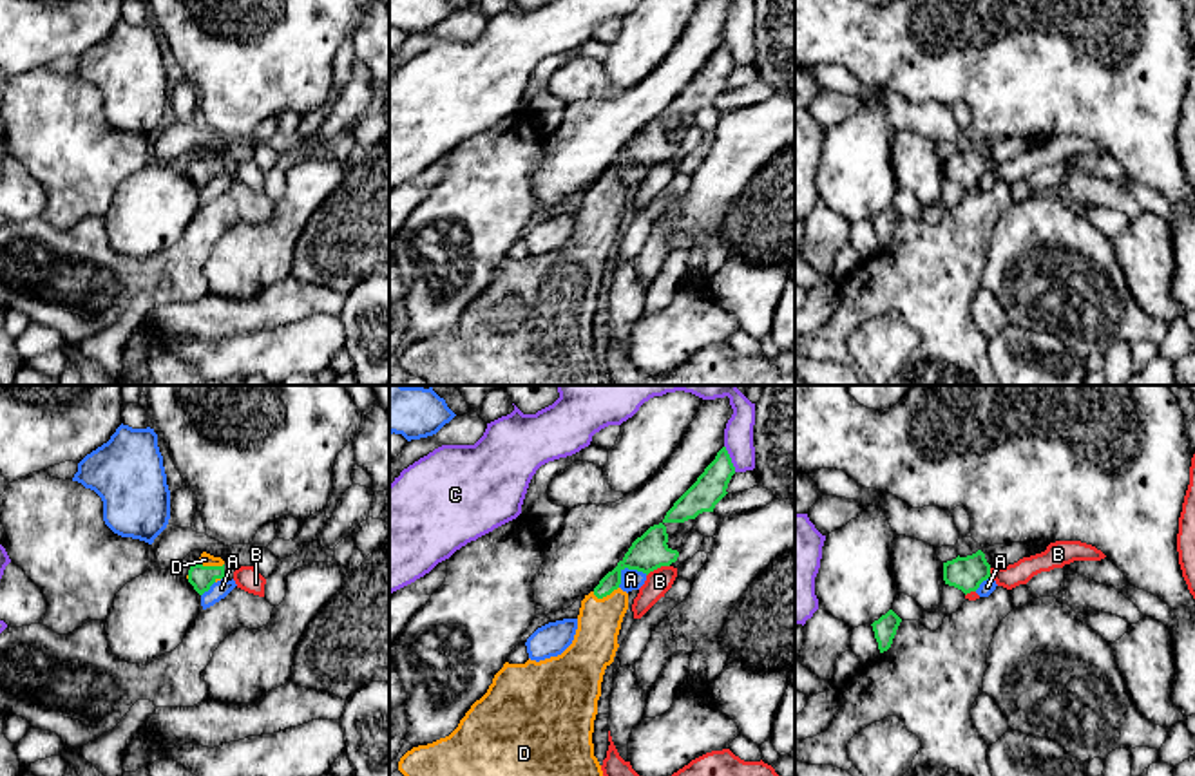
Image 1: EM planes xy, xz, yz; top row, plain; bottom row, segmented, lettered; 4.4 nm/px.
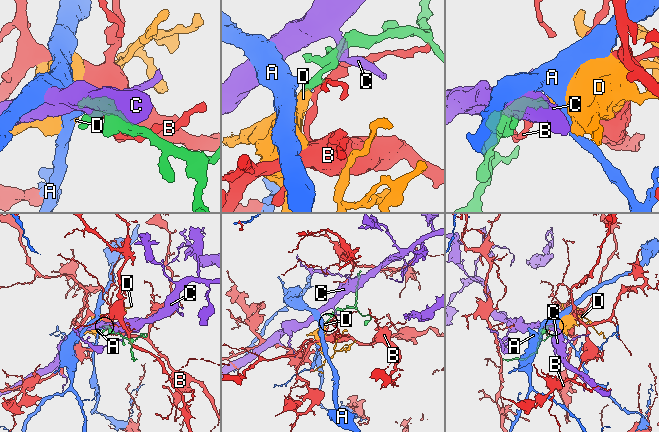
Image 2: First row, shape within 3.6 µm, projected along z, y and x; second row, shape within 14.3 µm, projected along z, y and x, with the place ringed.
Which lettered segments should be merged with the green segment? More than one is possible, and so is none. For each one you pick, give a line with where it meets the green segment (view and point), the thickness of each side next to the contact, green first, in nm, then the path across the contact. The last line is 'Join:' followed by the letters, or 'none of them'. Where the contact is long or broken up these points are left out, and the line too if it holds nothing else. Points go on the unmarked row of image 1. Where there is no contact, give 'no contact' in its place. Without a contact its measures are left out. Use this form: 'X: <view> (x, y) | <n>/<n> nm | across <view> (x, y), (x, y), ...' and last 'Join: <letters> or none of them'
D: xy (209, 161) | 110/60 nm | across xy (201, 172), (209, 161), (205, 154)
Join: D

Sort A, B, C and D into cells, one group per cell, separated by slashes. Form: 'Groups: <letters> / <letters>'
Groups: A / B / C / D

